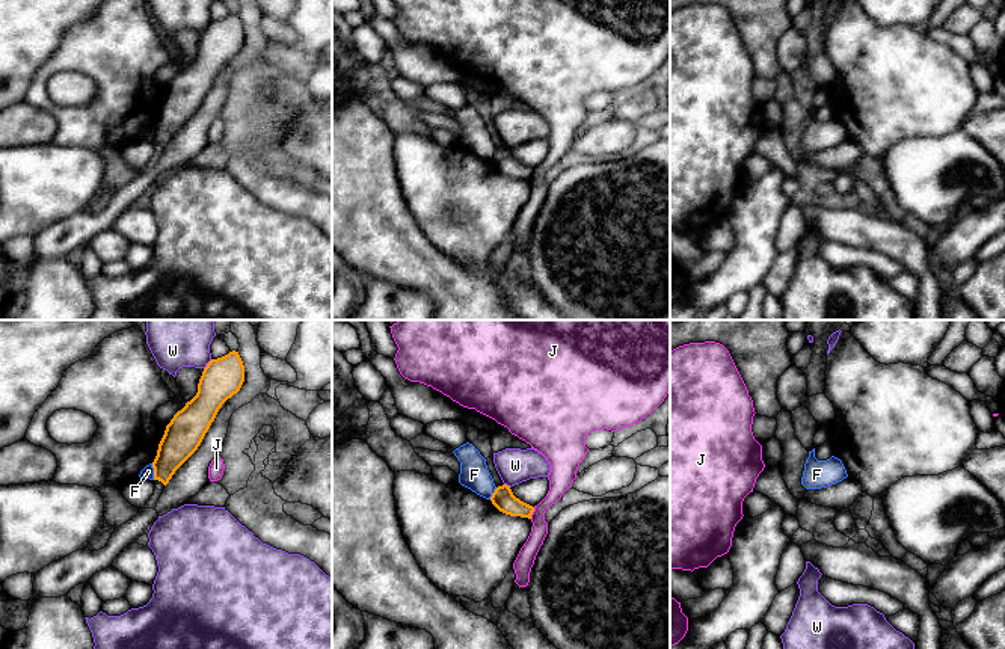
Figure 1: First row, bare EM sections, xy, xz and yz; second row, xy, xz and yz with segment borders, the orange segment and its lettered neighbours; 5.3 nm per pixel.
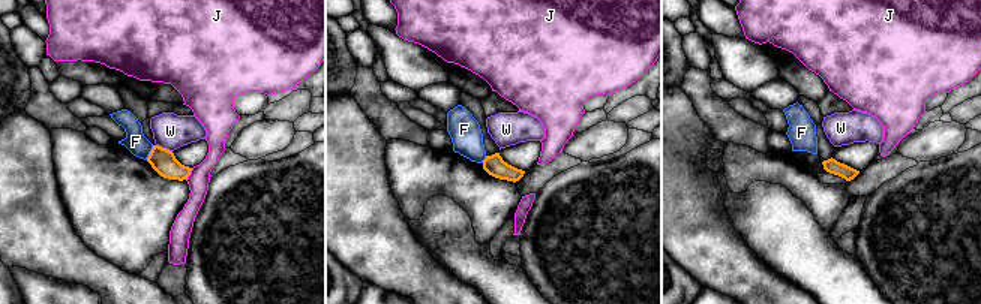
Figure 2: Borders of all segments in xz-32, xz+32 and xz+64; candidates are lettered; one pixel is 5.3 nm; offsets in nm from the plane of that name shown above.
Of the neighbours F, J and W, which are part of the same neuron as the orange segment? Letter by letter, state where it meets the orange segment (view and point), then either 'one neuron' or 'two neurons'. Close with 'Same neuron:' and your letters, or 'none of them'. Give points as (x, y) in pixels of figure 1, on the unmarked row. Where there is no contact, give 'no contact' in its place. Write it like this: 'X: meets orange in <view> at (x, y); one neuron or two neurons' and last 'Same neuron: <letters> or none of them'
F: meets orange in xy at (154, 133); two neurons
J: meets orange in xz at (531, 175); two neurons
W: meets orange in xy at (207, 26); two neurons
Same neuron: none of them

